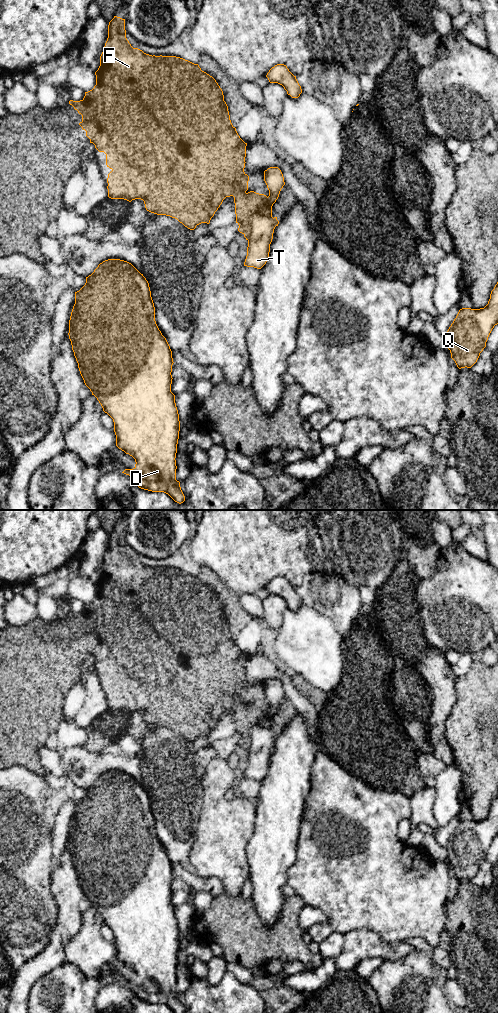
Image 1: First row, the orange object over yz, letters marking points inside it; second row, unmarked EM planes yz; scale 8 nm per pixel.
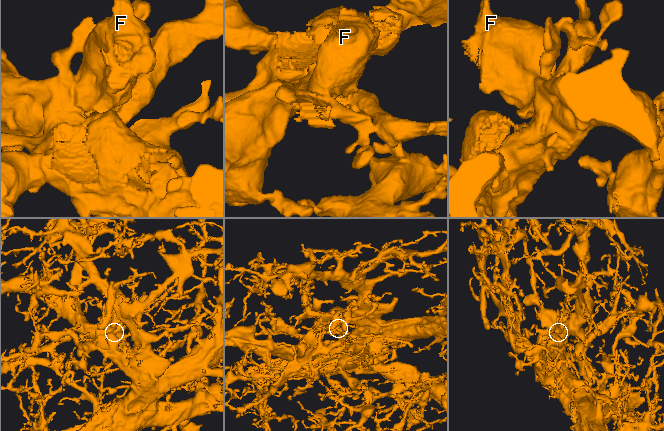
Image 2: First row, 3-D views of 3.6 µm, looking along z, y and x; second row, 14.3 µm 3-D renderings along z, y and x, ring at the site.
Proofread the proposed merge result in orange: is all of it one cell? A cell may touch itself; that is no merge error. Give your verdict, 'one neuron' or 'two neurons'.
two neurons

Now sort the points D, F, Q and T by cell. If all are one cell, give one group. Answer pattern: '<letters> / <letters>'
D Q T / F

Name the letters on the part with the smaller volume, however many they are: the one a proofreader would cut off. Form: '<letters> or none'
F

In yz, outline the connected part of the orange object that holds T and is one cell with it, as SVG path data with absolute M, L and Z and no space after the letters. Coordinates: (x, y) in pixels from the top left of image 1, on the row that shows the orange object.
M255 213L250 219L250 234L244 266L261 269L269 260L275 222L271 214Z

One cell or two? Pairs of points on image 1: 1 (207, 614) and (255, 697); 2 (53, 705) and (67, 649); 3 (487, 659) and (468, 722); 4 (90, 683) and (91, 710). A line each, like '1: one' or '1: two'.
1: one
2: one
3: two
4: one

